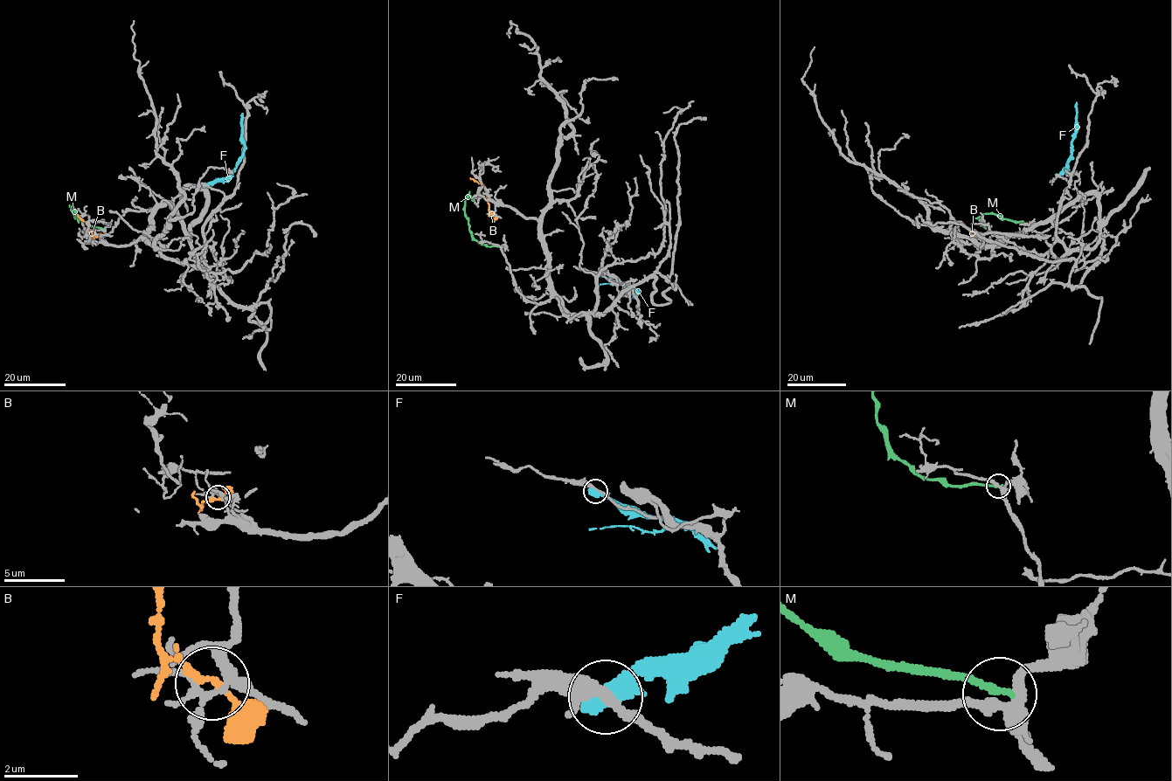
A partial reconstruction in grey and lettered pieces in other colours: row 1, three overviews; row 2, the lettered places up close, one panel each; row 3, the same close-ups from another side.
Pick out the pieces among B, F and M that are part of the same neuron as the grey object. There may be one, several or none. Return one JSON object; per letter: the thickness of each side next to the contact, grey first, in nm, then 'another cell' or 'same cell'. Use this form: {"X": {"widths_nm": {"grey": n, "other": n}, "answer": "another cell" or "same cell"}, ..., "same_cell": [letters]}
{"B": {"widths_nm": {"grey": 220, "other": 170}, "answer": "another cell"}, "F": {"widths_nm": {"grey": 240, "other": 500}, "answer": "another cell"}, "M": {"widths_nm": {"grey": 280, "other": 190}, "answer": "another cell"}, "same_cell": []}

